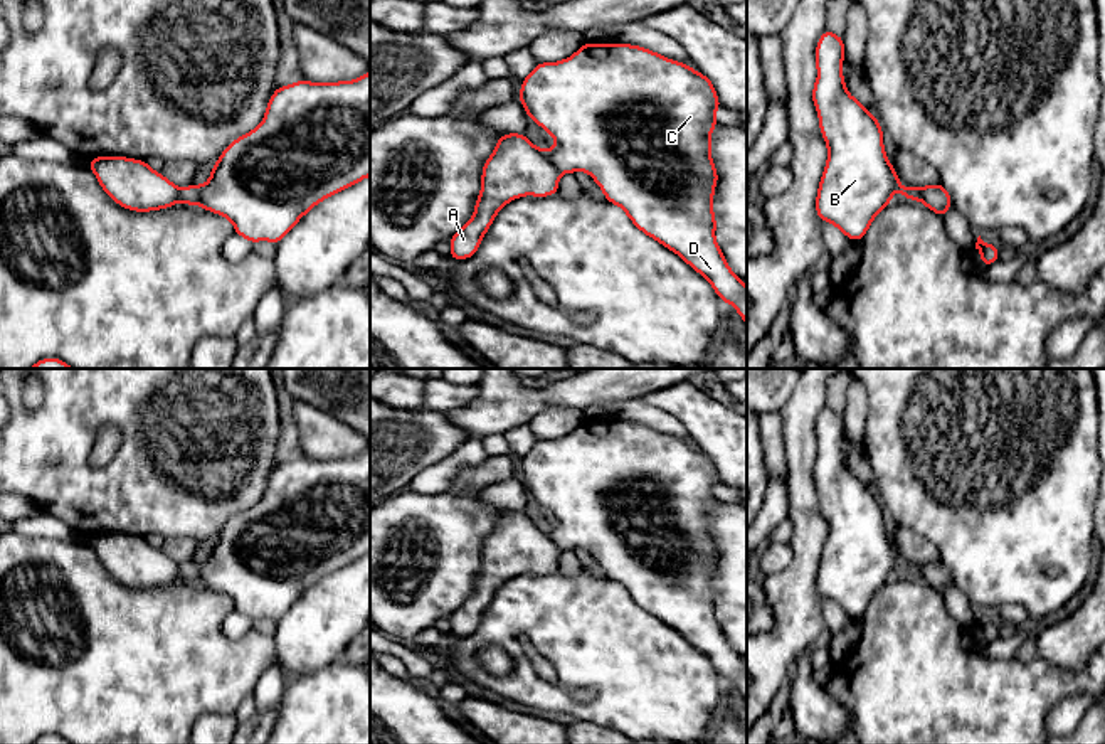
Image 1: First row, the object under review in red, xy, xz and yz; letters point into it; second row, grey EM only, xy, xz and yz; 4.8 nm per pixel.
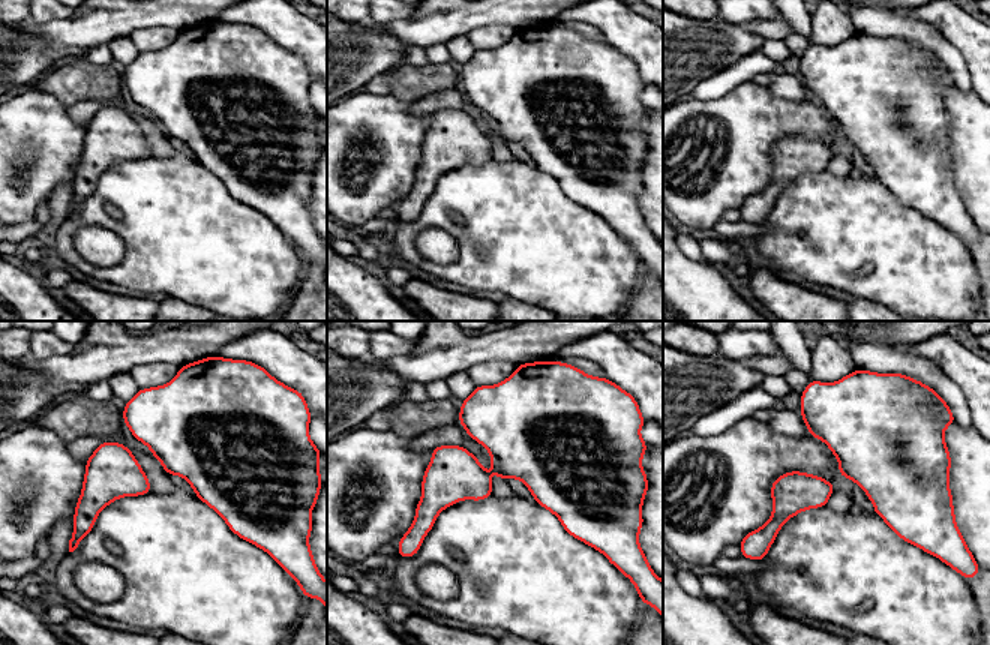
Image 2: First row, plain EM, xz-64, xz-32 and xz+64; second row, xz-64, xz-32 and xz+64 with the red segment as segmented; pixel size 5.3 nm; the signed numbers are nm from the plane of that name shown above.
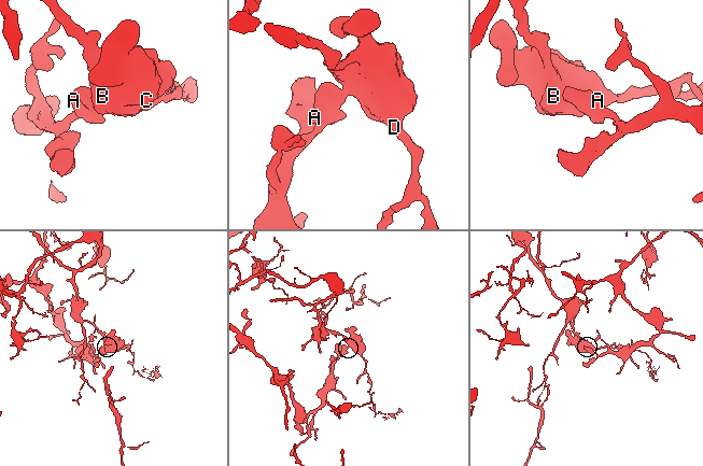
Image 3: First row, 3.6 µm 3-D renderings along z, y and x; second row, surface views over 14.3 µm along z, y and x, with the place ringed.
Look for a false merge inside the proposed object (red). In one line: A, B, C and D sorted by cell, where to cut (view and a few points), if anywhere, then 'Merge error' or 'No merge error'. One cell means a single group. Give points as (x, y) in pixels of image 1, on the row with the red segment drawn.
Groups: A / B C D. Split along xz (547, 150), (552, 162), (562, 172). Merge error

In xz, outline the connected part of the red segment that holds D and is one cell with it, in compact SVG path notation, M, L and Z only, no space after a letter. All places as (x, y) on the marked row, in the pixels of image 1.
M585 42L563 61L537 62L521 81L518 99L528 118L553 136L555 146L548 151L562 173L589 173L607 202L619 205L641 232L700 273L722 303L730 303L738 311L747 327L747 284L732 271L715 239L713 195L718 172L710 146L711 130L720 125L715 111L722 104L713 82L703 72L641 45Z

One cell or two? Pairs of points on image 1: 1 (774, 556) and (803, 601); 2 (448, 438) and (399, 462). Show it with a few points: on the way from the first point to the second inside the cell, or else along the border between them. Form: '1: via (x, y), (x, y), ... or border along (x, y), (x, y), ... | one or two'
1: border along (791, 544), (791, 563), (764, 578) | two
2: via (436, 438), (422, 438), (411, 450) | one

